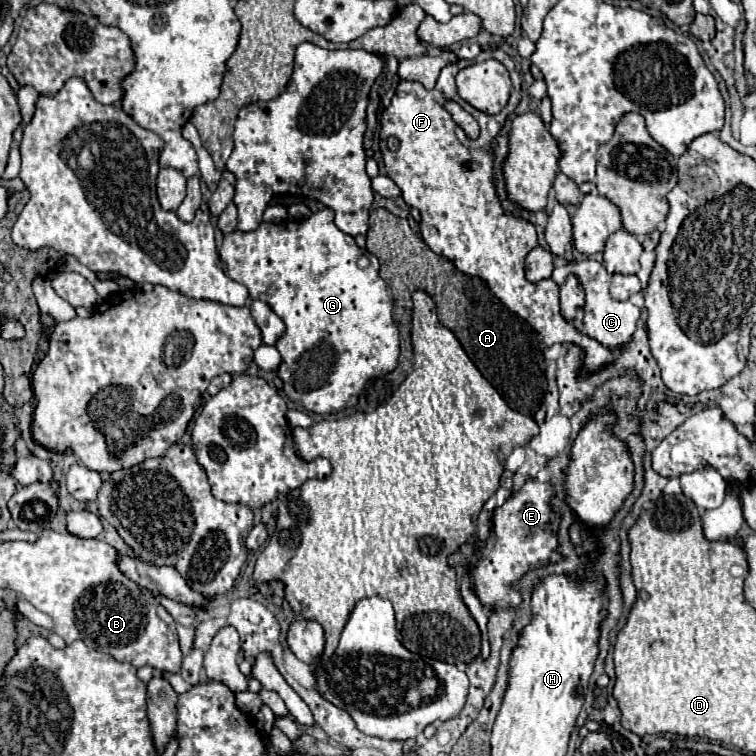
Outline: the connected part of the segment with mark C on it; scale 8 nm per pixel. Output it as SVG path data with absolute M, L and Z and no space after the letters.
M587 258L587 260L577 262L577 264L555 268L551 279L560 286L569 274L575 274L585 288L585 300L587 300L585 302L585 326L583 326L581 332L599 340L603 346L607 346L613 352L625 348L633 340L633 334L637 330L637 320L641 316L641 308L631 304L631 302L619 302L619 300L611 298L611 294L609 294L609 274L607 274L605 266L597 260Z

